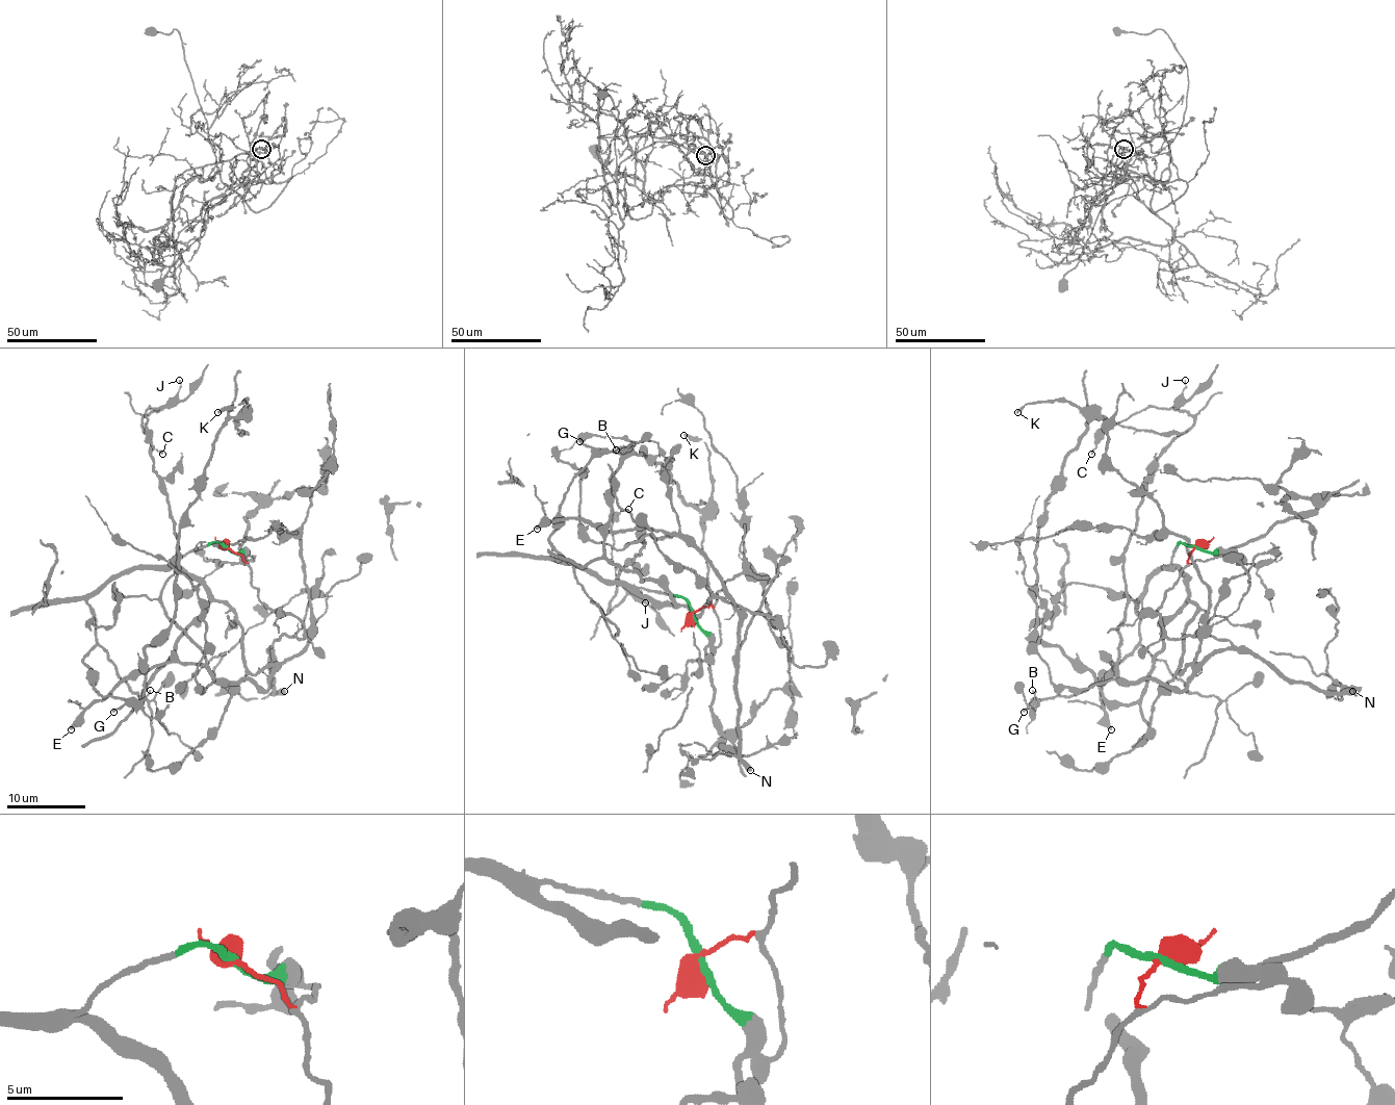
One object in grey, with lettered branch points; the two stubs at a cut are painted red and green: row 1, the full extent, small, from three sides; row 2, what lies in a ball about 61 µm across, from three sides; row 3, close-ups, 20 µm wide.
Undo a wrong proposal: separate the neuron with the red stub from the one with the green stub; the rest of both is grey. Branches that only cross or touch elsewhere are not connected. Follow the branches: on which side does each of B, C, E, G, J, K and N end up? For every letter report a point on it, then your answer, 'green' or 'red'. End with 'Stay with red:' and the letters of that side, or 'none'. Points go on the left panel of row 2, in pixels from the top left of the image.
B: at (150, 690); green
C: at (162, 454); red
E: at (71, 729); red
G: at (113, 712); green
J: at (179, 380); red
K: at (217, 412); green
N: at (284, 691); red
Stay with red: C, E, J, N

